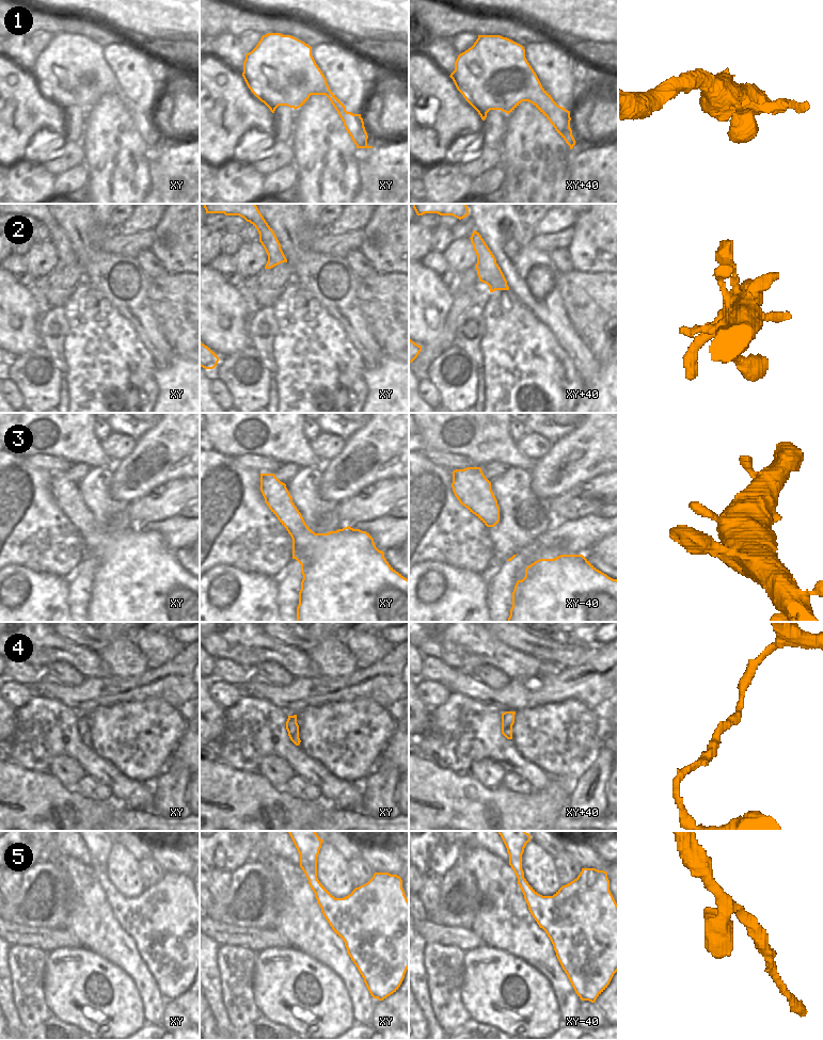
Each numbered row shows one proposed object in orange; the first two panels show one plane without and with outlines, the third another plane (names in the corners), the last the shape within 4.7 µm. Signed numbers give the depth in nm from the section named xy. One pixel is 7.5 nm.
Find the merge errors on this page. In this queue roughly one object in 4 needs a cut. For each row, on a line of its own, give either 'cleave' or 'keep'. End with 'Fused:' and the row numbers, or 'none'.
1: keep
2: keep
3: keep
4: keep
5: keep
Fused: none

